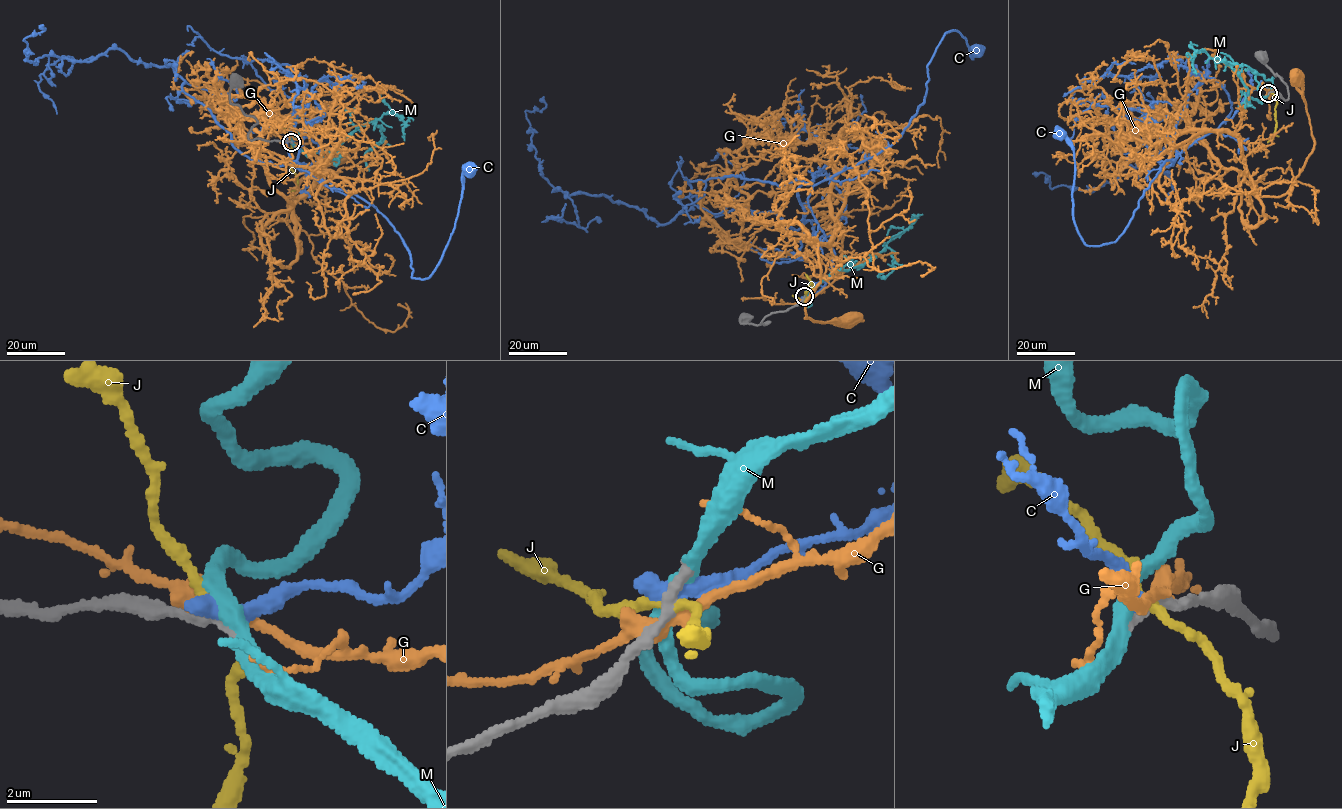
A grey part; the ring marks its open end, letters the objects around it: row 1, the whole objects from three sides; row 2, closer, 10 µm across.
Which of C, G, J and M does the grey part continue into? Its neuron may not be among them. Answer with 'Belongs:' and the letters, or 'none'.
Belongs: M

